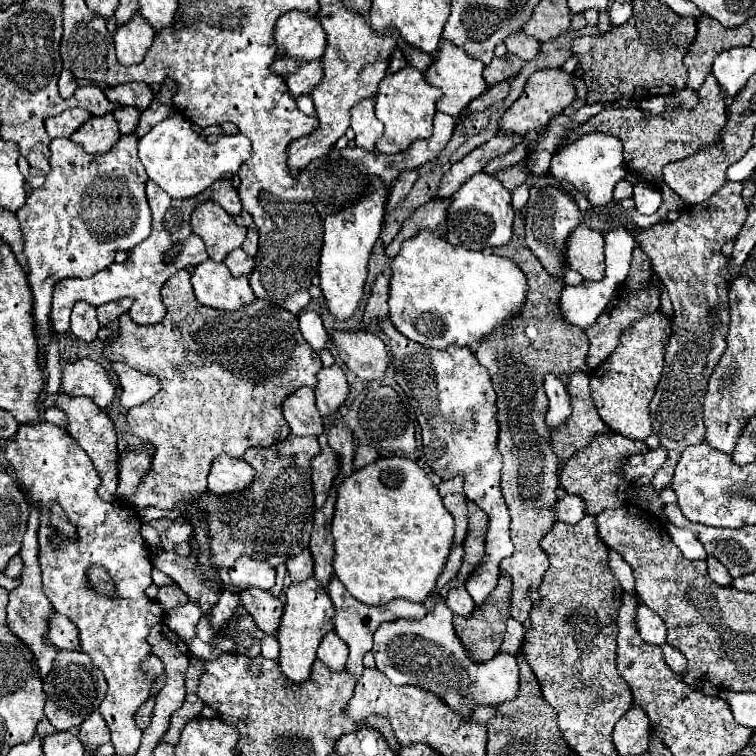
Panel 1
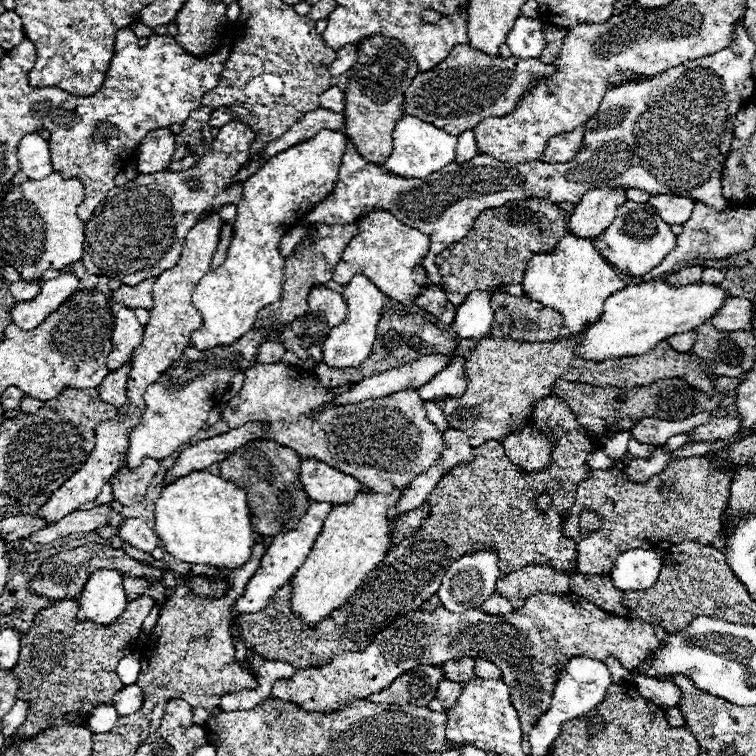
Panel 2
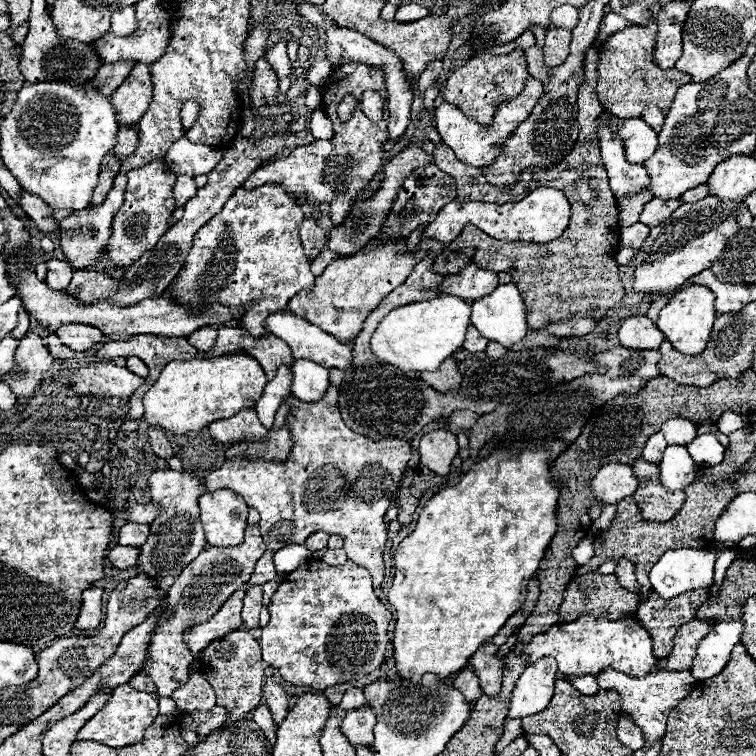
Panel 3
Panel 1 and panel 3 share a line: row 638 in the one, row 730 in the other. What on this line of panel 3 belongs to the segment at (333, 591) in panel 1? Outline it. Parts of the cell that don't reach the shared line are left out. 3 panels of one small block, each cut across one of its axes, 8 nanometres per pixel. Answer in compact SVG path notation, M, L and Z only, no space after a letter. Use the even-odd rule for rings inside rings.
M358 708L358 710L350 710L344 718L342 718L342 732L348 736L348 740L358 746L370 746L374 740L372 728L376 724L376 718L372 714L370 708Z

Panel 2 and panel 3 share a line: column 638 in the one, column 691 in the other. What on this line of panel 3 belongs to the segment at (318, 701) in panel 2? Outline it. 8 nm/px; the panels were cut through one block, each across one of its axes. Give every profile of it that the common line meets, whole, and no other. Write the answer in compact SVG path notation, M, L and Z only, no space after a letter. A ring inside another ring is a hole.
M692 620L684 624L674 638L674 648L670 656L658 662L658 670L676 670L676 672L680 672L680 668L690 670L698 642L708 634L708 630L712 630L712 626L714 622L708 620Z

